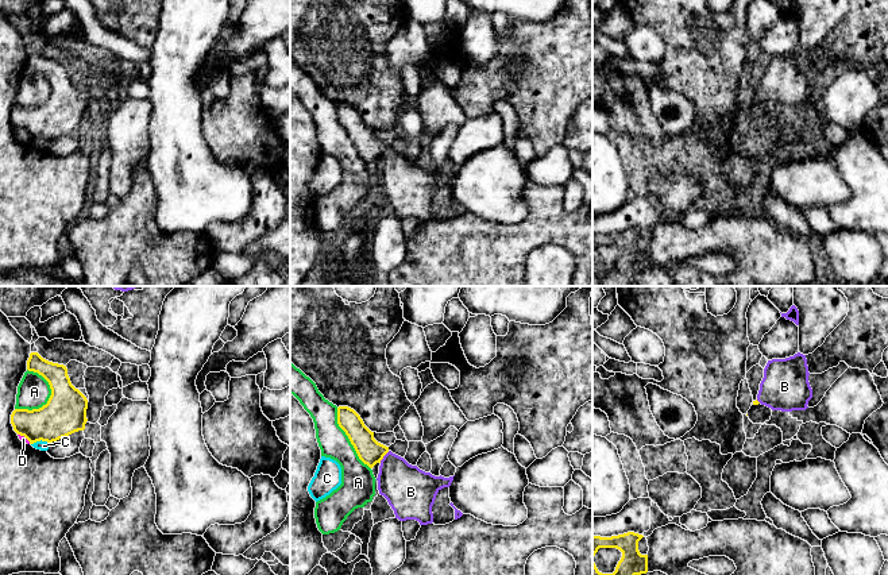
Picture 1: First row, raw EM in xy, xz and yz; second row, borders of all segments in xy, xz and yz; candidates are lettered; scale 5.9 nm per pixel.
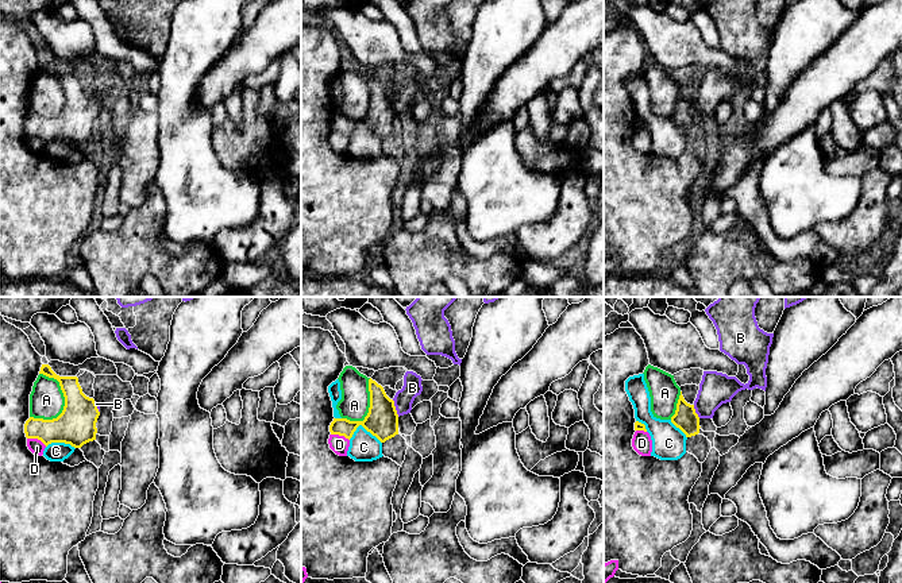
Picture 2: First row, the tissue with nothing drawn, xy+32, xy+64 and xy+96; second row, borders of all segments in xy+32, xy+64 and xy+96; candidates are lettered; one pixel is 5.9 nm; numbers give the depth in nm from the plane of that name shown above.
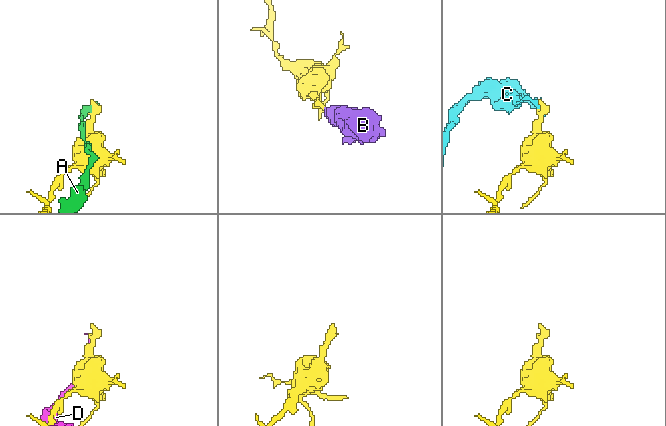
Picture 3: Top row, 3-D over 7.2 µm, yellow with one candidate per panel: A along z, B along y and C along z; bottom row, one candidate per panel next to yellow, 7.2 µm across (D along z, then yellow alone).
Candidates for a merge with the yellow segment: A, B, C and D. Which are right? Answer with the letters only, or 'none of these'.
B

